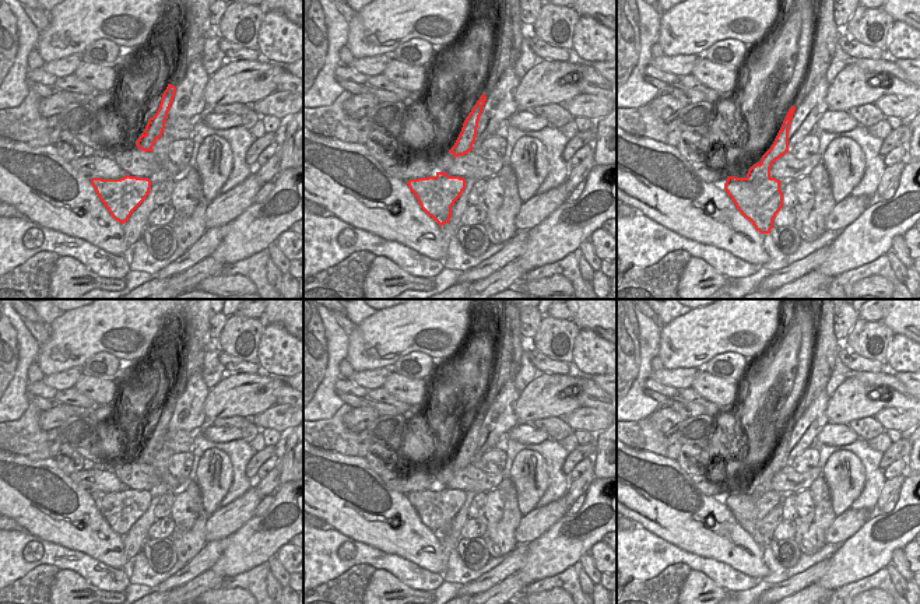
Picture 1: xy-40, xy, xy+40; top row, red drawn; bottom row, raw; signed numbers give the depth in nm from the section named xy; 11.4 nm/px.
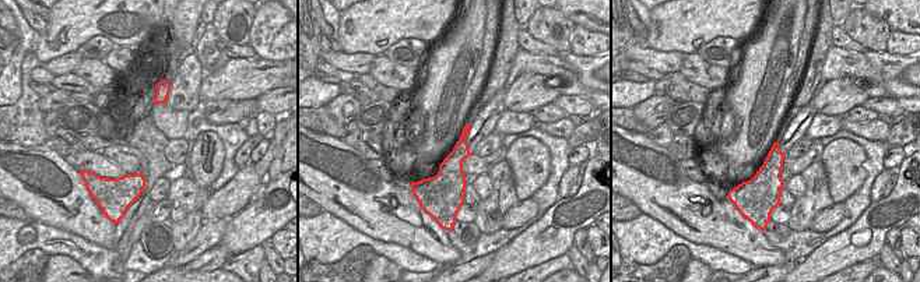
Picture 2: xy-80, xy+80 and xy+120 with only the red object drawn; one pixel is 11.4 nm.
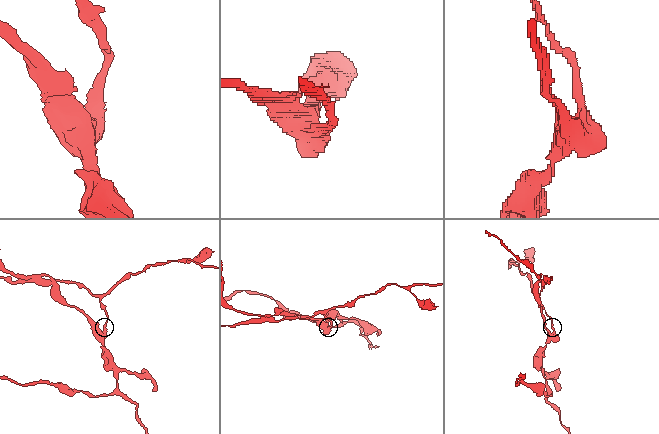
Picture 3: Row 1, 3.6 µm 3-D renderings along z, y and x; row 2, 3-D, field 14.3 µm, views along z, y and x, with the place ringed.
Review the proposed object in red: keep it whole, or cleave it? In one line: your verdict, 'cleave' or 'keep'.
cleave

